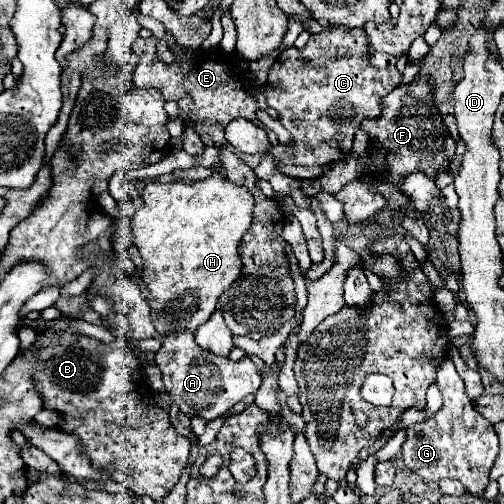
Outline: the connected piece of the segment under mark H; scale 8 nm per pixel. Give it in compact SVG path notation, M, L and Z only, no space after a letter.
M217 168L215 174L193 184L147 184L141 192L141 200L145 208L139 208L133 214L129 230L133 234L133 246L139 250L143 260L141 278L149 290L151 320L155 324L155 330L161 336L183 330L195 332L209 320L209 316L217 308L219 296L233 284L233 280L241 272L237 246L253 222L253 196L245 186L229 184L229 180L225 180L221 176L221 170Z

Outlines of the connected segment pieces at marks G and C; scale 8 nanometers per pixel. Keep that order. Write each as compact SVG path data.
M445 358L441 368L437 368L437 380L443 406L431 420L419 422L407 430L407 438L401 448L403 462L411 472L419 474L421 480L455 478L465 484L469 494L481 496L489 484L489 470L499 452L499 438L493 424L473 410L471 400L465 394L463 380L457 374L451 358Z
M333 24L327 26L327 30L313 34L311 40L301 50L289 48L277 58L277 62L269 72L265 96L267 104L281 114L281 124L293 134L295 148L293 152L289 152L283 144L271 148L271 156L275 160L283 160L289 164L303 164L303 166L315 166L315 164L327 166L351 152L353 136L359 130L361 122L367 118L381 116L379 100L389 92L393 92L393 88L397 88L401 80L401 74L397 72L395 66L373 68L369 60L365 60L365 52L367 52L367 40L361 28L345 28L343 24Z

